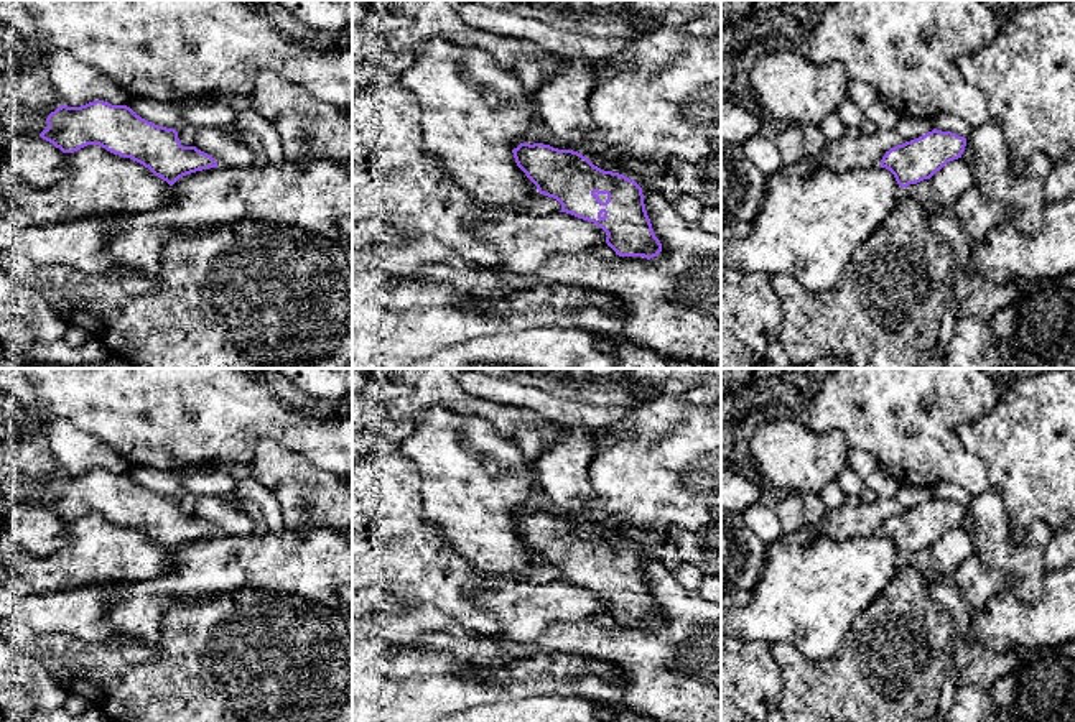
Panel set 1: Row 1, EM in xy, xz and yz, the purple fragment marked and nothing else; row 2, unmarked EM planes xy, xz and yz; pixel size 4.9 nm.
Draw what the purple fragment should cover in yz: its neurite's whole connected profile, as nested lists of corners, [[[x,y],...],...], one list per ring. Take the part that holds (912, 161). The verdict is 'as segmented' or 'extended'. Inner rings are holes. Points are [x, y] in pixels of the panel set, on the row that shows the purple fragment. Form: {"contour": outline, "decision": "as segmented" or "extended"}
{"contour": [[[932,132],[886,151],[881,168],[889,169],[900,187],[930,179],[947,163],[961,158],[966,138],[952,132]]], "decision": "as segmented"}

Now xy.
{"contour": [[[104,100],[81,107],[61,105],[48,115],[46,123],[40,137],[63,153],[99,145],[143,164],[170,186],[186,174],[217,168],[211,155],[183,146],[175,128],[158,127],[127,105]]], "decision": "as segmented"}

